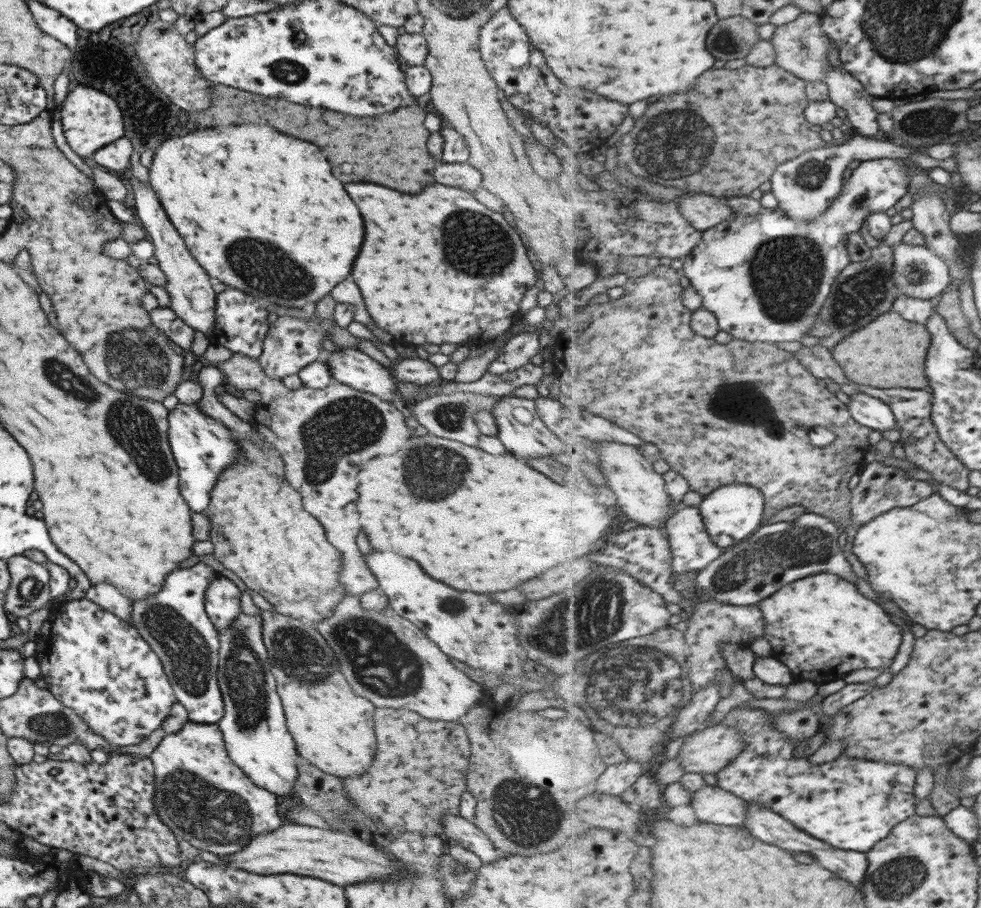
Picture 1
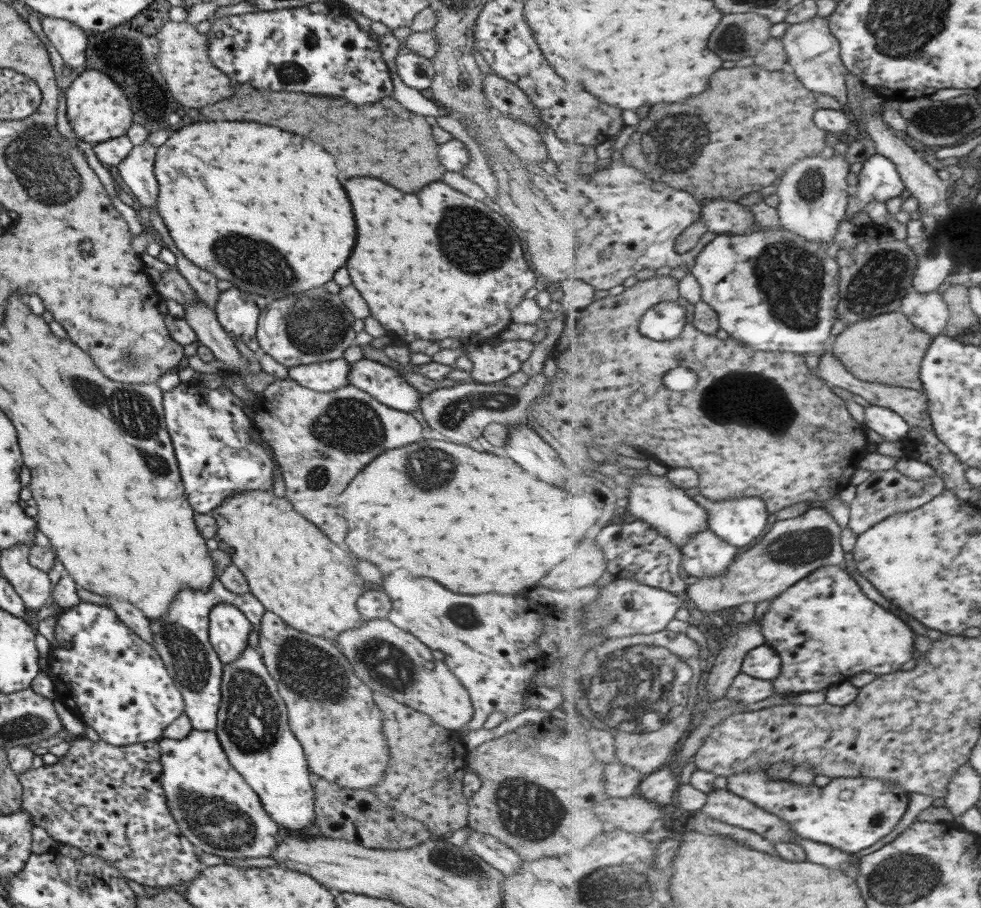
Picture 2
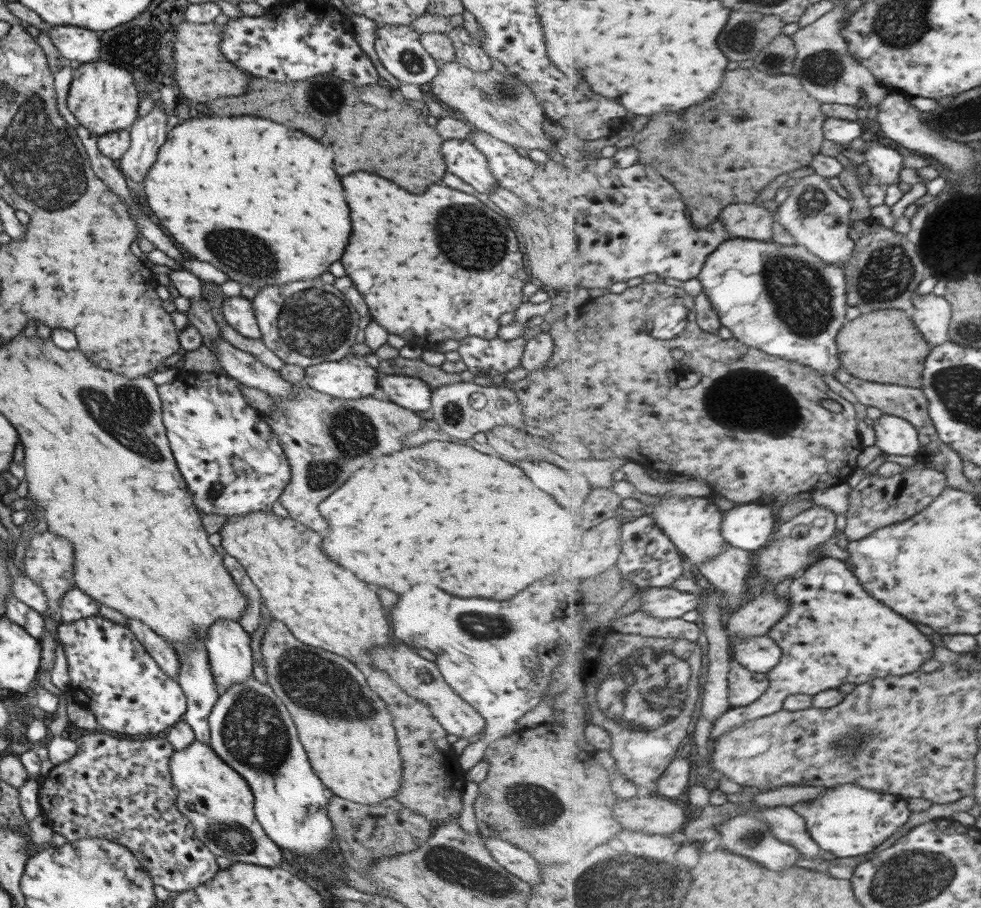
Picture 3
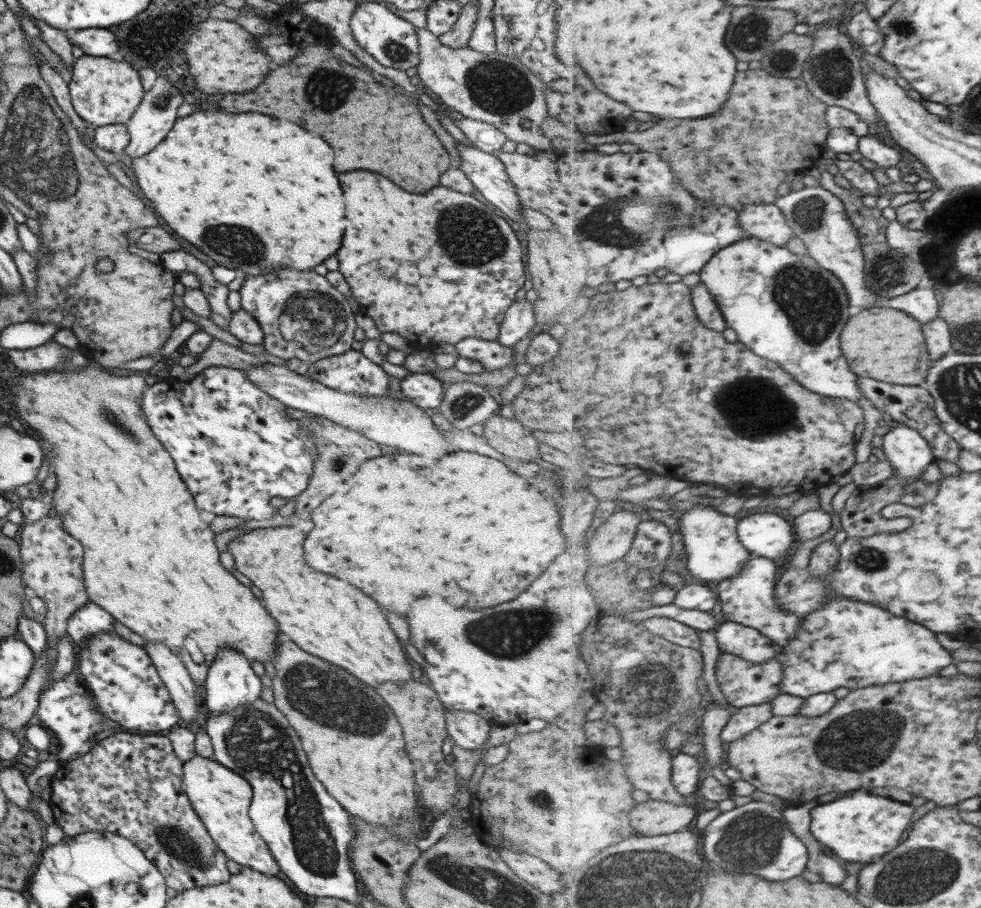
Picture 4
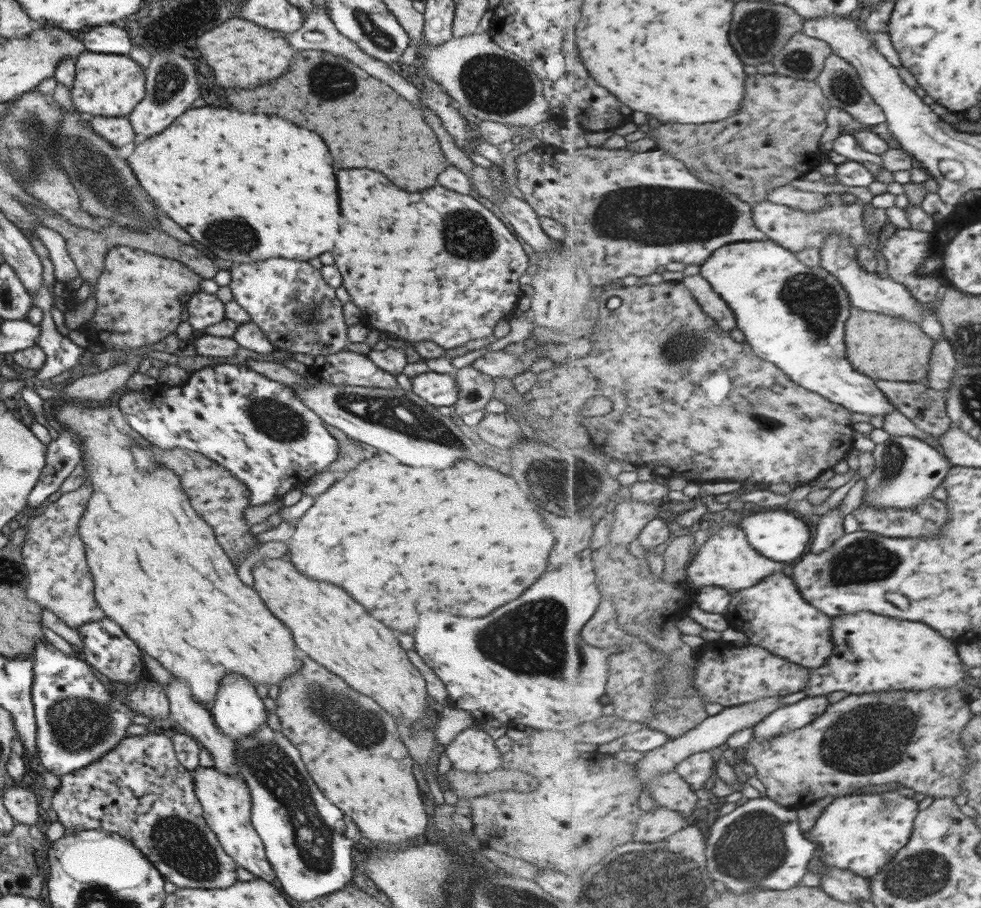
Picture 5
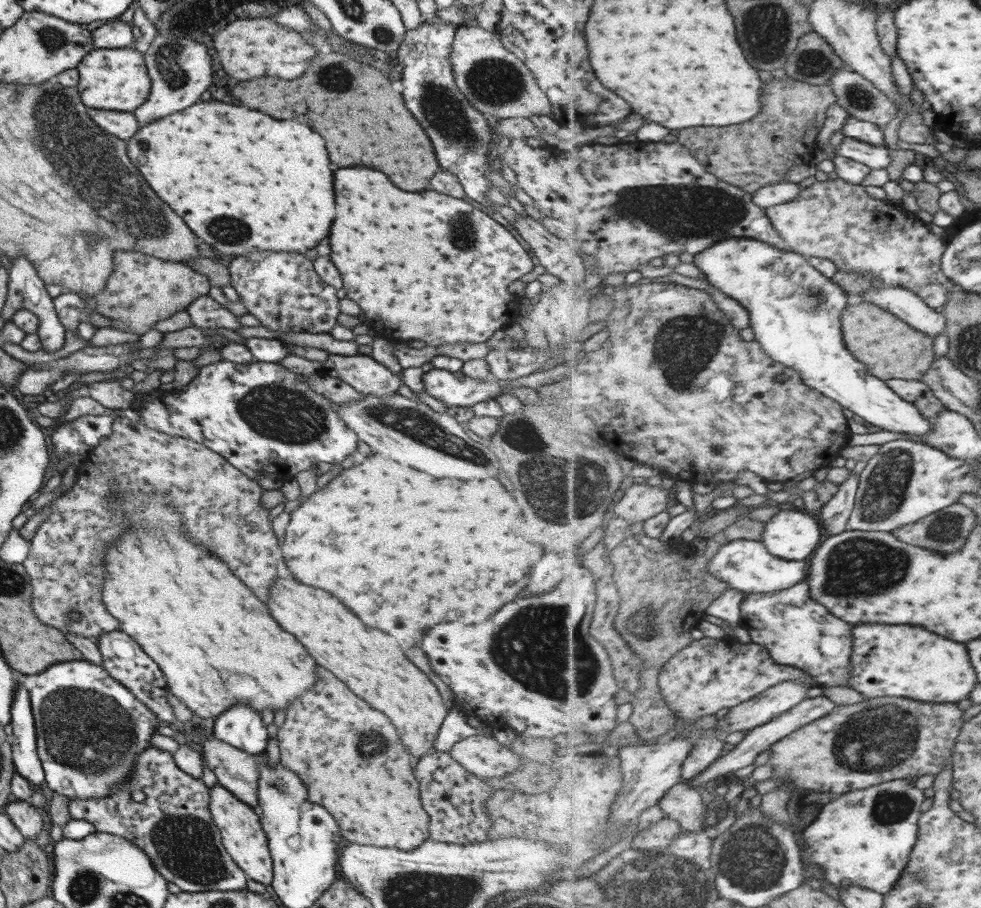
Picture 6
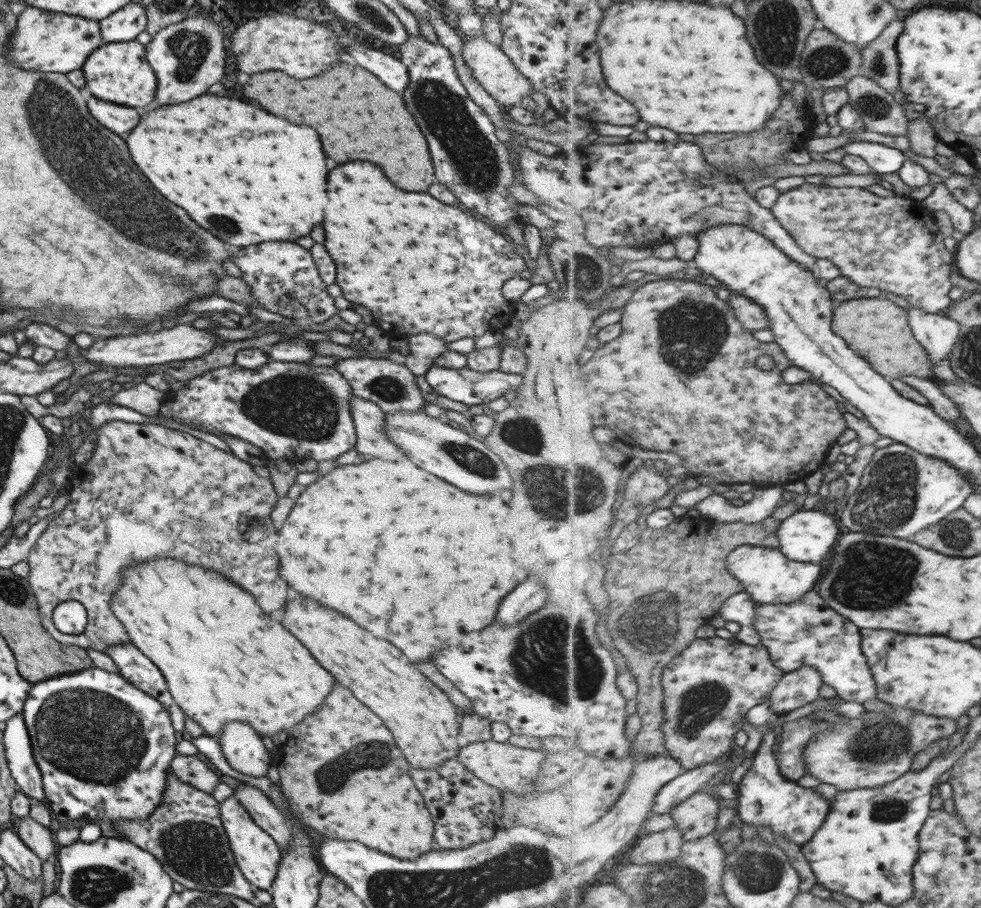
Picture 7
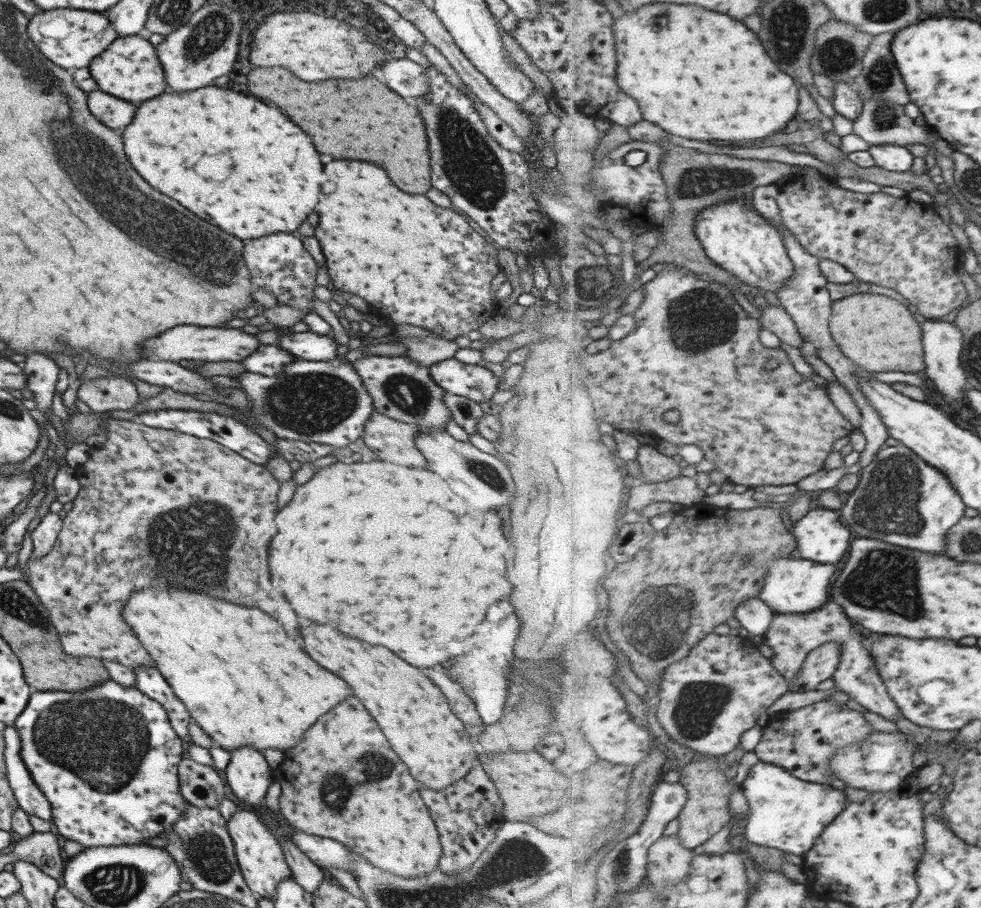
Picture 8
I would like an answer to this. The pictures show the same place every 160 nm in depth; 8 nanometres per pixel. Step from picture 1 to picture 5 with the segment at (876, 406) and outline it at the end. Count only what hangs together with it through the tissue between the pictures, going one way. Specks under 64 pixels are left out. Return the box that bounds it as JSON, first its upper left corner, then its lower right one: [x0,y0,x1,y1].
[862,436,950,509]

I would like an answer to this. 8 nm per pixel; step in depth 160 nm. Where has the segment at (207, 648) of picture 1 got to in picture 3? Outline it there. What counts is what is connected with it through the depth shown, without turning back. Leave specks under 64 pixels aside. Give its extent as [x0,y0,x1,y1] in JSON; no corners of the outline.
[169,639,218,746]

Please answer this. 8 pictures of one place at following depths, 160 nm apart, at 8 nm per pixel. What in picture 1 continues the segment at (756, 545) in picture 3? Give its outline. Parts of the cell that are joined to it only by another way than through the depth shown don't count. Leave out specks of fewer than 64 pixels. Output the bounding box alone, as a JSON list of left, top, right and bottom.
[698,483,767,548]

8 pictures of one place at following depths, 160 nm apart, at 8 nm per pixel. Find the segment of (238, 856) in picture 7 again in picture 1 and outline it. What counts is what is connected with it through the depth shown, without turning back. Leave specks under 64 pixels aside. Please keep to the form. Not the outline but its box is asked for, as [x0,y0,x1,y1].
[149,720,283,855]

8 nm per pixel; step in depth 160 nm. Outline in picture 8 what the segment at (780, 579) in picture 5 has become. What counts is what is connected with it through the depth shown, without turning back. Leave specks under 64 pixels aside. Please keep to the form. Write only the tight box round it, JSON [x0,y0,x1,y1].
[764,600,902,721]

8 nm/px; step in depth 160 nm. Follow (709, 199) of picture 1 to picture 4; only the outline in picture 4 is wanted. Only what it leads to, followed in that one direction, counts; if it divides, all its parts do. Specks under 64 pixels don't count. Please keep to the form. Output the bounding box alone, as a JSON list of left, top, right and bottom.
[739,203,795,247]

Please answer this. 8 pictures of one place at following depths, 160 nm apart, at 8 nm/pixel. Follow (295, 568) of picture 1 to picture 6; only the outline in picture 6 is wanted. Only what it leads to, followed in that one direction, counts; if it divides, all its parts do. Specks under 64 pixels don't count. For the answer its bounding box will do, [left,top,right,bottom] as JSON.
[267,577,449,760]

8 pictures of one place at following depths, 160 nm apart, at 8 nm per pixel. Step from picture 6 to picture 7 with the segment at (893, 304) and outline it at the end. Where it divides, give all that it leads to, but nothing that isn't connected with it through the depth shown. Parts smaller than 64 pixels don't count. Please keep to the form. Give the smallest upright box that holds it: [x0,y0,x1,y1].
[908,307,961,368]

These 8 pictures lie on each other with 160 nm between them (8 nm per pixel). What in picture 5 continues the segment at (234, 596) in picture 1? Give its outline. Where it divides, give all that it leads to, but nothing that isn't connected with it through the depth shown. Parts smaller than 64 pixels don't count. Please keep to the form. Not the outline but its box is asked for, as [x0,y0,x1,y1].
[209,675,266,741]

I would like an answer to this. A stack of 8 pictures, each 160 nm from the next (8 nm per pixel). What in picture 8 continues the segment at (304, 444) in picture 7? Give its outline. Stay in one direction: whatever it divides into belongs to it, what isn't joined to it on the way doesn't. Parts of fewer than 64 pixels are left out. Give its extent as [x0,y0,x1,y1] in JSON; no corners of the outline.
[234,357,373,448]

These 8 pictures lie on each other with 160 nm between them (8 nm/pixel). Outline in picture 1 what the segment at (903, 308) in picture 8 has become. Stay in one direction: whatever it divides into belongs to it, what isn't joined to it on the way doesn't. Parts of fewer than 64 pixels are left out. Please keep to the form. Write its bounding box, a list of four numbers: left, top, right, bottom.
[832,312,931,390]

